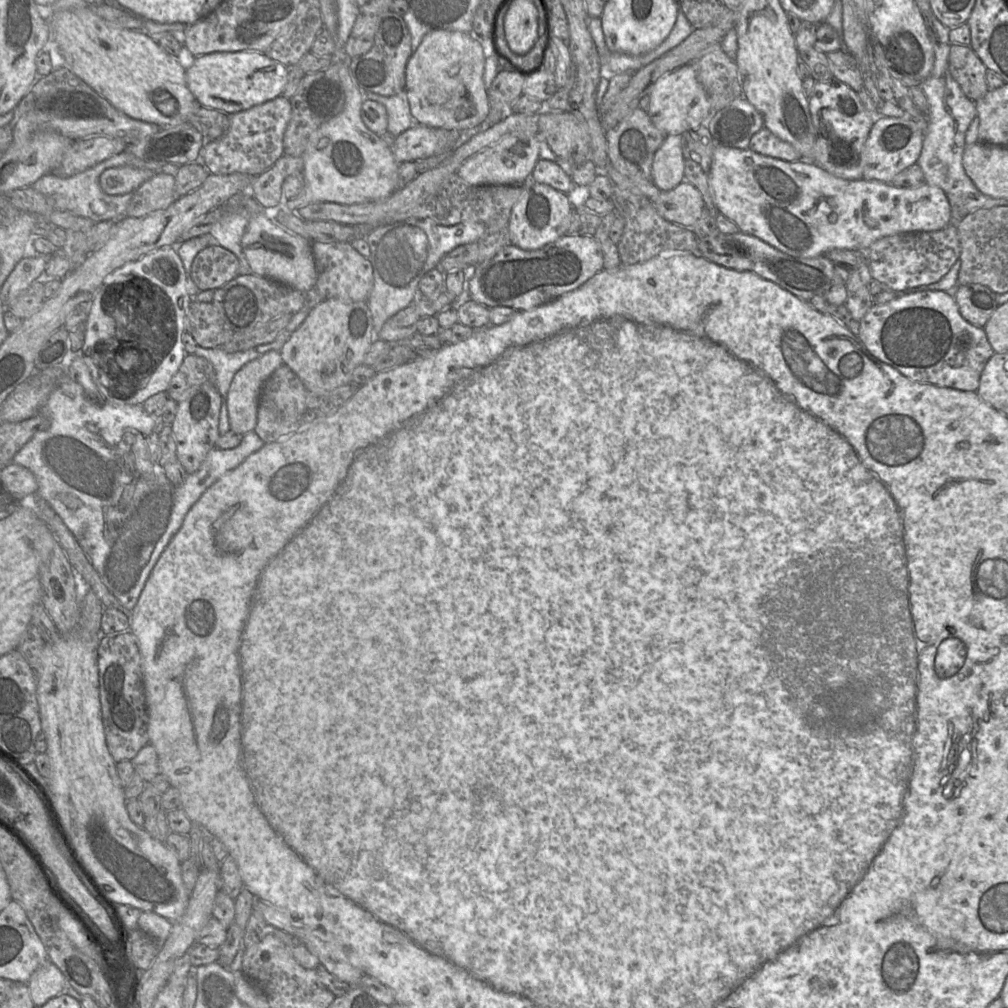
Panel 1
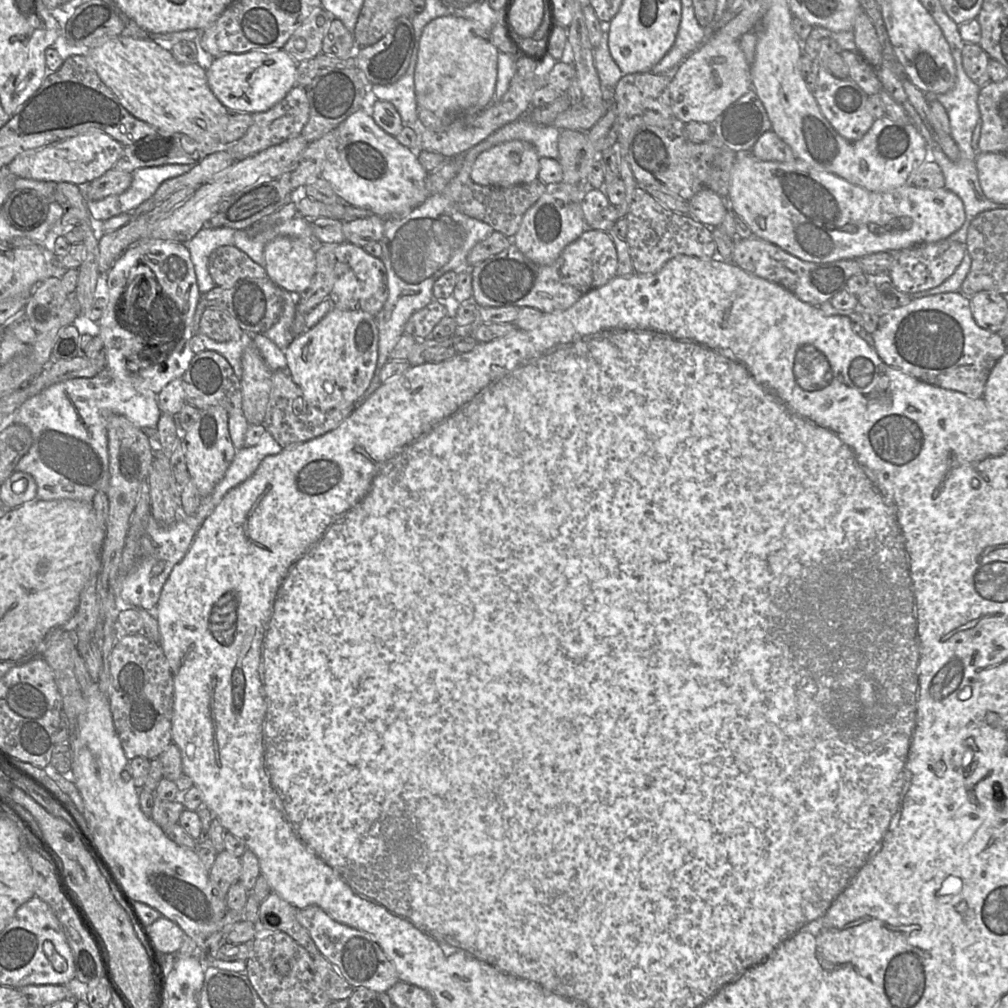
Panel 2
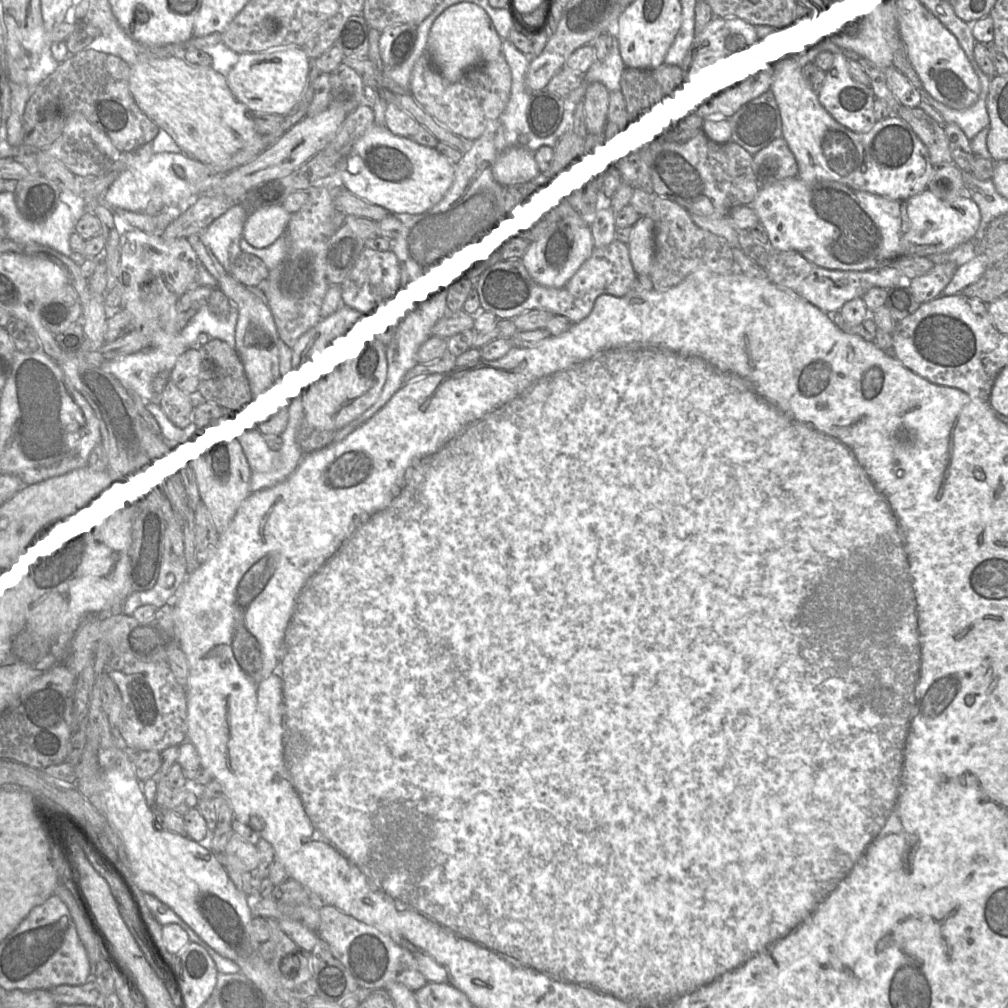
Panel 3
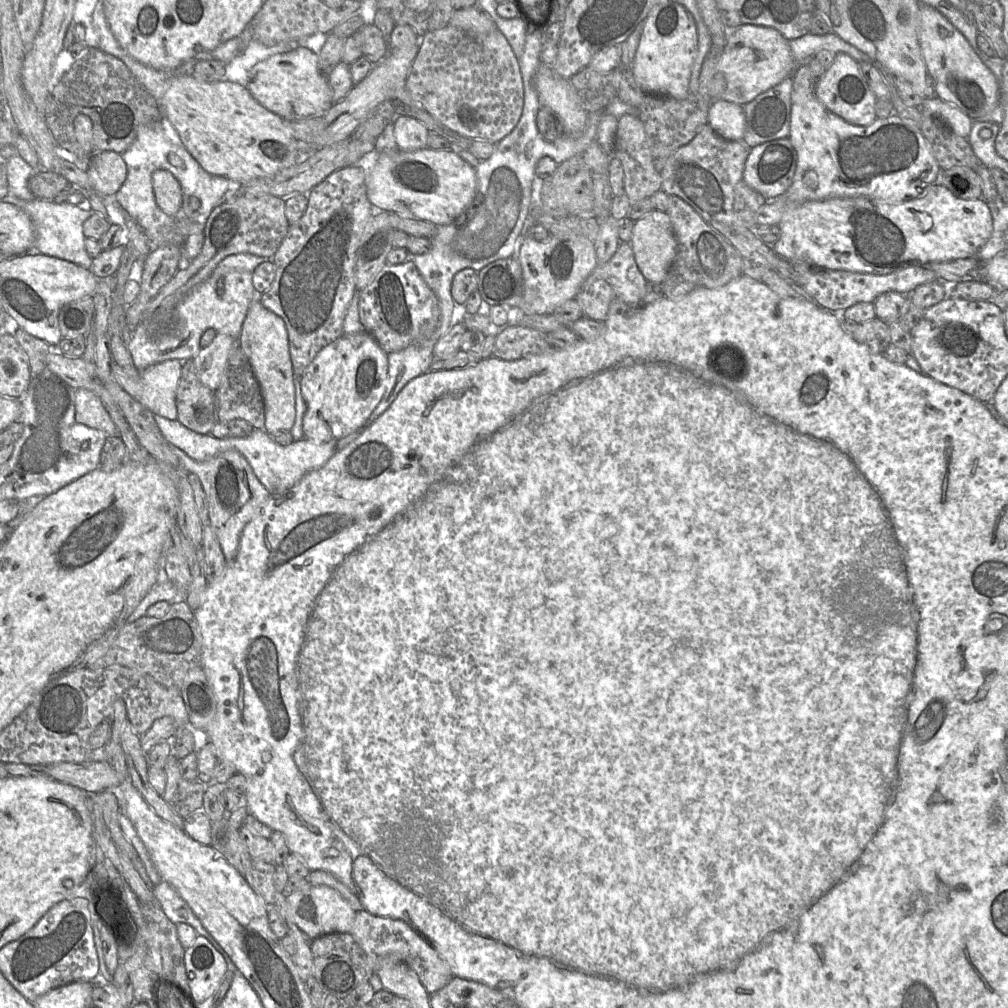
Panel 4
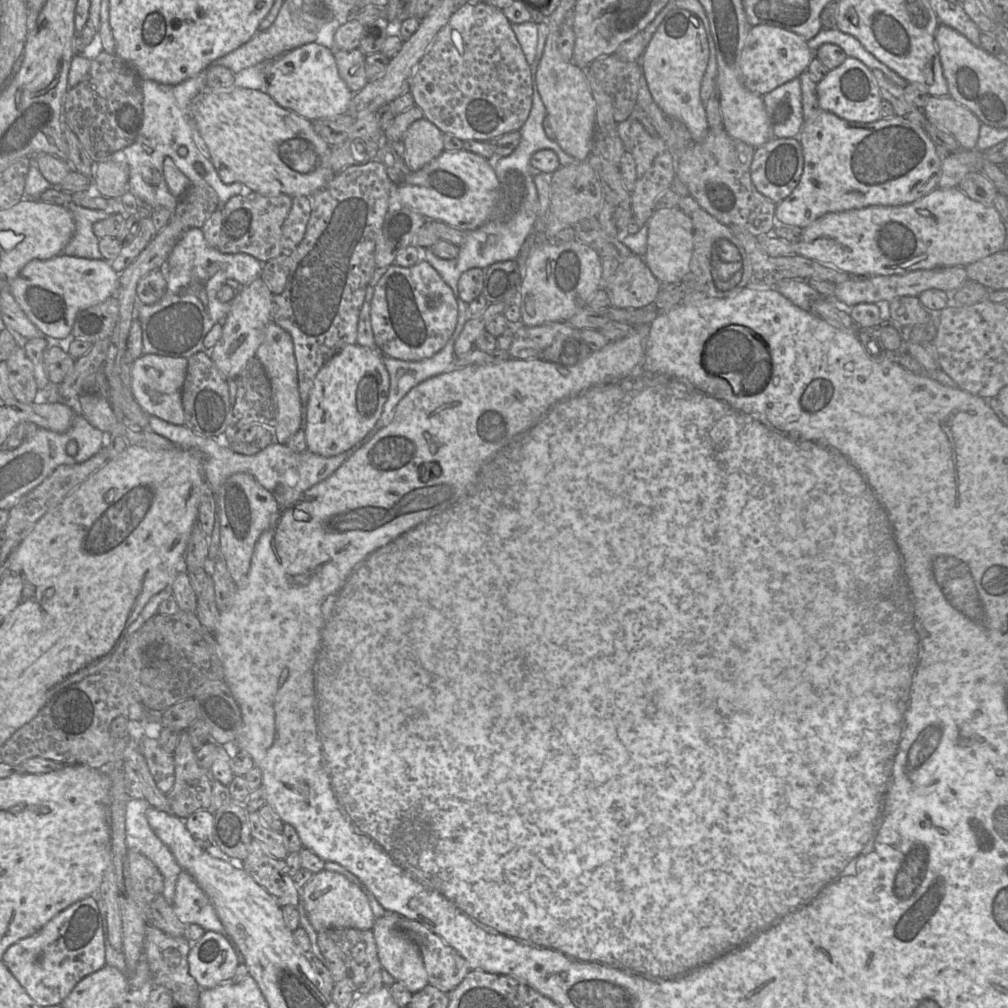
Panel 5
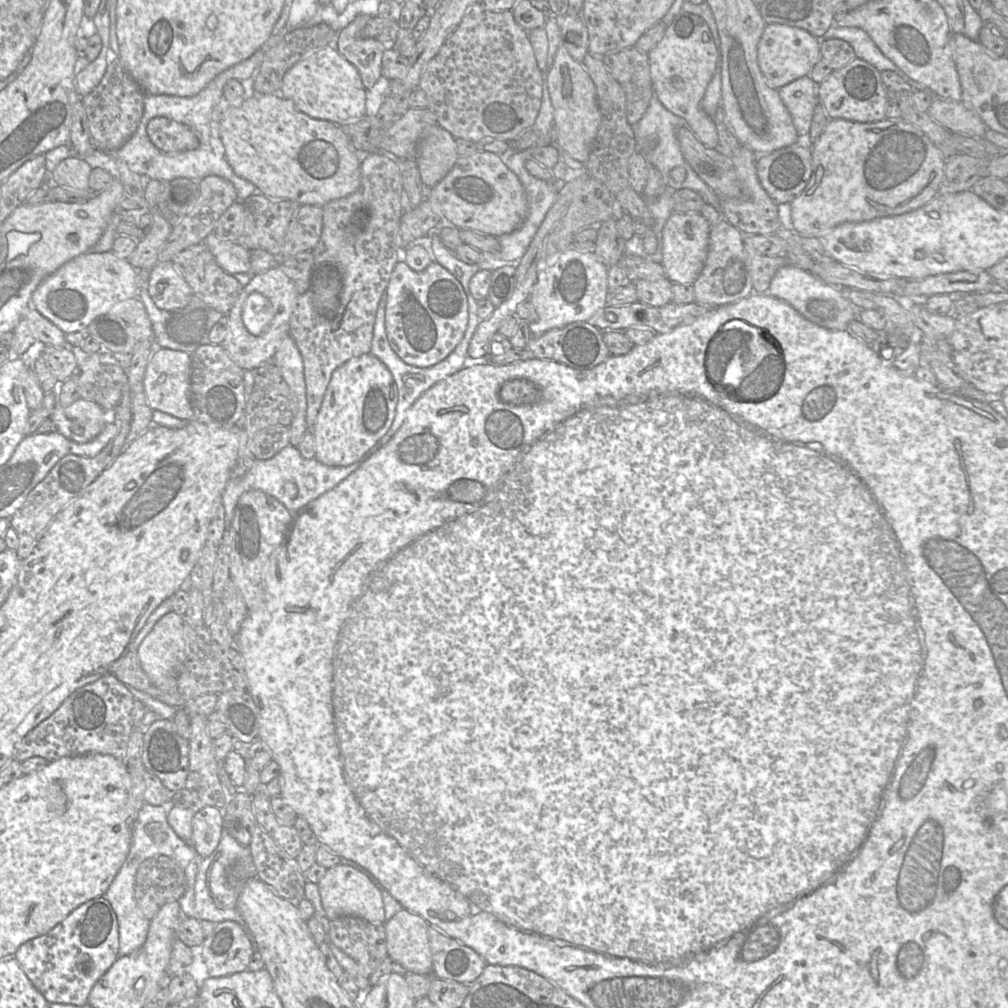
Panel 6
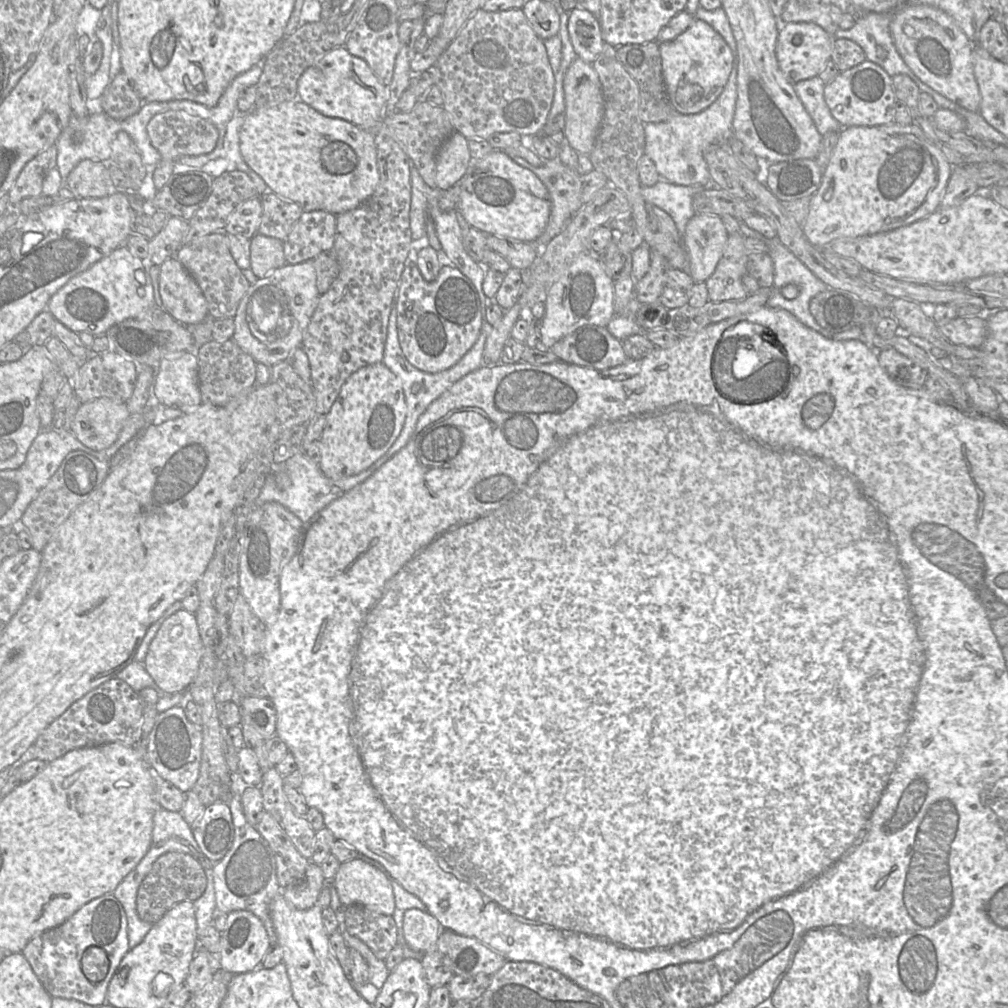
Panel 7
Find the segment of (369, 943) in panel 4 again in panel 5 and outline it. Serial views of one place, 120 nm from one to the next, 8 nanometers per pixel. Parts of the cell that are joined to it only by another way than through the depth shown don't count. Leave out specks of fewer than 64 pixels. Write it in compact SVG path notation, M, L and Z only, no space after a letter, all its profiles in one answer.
M403 917L399 927L407 932L419 947L428 984L442 992L450 993L470 972L467 961L423 924Z

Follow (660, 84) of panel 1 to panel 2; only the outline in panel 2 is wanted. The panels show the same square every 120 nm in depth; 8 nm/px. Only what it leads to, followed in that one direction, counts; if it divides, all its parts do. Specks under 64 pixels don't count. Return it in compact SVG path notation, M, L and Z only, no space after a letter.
M738 41L703 43L678 66L670 83L674 116L682 123L713 123L732 103L752 89L750 65Z

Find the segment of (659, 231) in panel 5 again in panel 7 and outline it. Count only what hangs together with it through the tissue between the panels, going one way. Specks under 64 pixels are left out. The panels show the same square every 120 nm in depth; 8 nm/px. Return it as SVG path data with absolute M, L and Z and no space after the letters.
M696 214L688 221L683 243L689 258L687 272L695 283L705 282L713 274L728 236L719 215Z

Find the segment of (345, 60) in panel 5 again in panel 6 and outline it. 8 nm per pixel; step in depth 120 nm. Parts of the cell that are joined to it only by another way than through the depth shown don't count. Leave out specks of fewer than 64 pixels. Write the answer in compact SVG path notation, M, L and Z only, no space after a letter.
M358 15L339 31L338 52L358 70L366 89L371 89L382 77L383 45L376 38L364 38L361 31L371 16Z

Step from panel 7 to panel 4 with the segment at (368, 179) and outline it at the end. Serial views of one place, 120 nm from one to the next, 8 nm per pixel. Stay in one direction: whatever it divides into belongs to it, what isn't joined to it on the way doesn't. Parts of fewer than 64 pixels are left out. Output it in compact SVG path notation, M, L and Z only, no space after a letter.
M172 75L159 100L162 117L167 119L179 134L183 146L212 175L246 183L254 179L273 176L283 169L305 162L318 147L293 137L289 121L262 106L238 83L228 80L207 83L193 76Z

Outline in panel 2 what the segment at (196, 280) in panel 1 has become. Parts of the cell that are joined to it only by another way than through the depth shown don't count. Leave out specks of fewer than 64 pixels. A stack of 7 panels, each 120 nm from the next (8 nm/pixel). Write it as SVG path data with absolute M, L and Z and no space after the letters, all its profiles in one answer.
M233 245L221 246L210 254L208 271L221 288L231 288L245 279L267 277L263 267Z

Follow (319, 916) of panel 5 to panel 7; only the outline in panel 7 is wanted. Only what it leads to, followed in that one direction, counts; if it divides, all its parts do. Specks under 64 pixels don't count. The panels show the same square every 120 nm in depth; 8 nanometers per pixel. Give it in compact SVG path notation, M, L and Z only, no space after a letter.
M363 855L360 858L341 863L335 877L328 884L337 892L342 908L360 905L380 914L392 915L395 910L395 897L391 877L376 861Z

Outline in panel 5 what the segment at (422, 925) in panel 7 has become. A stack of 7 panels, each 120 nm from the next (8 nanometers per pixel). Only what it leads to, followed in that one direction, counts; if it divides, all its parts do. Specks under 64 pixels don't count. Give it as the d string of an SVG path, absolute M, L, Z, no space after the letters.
M387 912L386 915L375 920L372 931L382 969L389 972L395 981L402 983L414 994L428 984L428 976L419 947L409 934L399 927L401 918L403 916L399 914Z

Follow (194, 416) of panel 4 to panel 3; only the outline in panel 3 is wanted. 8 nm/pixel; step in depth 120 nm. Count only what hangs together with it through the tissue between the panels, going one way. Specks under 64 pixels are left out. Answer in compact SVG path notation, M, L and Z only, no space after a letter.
M171 381L161 395L160 406L168 419L179 429L185 431L193 423L195 405L191 397Z

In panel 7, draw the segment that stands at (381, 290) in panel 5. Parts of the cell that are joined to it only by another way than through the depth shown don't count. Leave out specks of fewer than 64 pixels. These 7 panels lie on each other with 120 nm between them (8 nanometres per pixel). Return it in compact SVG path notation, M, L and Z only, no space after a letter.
M407 258L396 294L395 308L398 339L406 359L421 371L437 373L454 366L475 344L483 328L485 301L472 281L456 267L442 266L437 278L428 282L416 263Z

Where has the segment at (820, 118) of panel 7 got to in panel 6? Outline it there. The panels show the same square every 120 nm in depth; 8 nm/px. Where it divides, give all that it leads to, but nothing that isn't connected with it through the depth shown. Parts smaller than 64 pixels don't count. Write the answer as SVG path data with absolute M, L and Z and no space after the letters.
M809 76L799 78L778 89L799 136L798 144L808 144L815 106L819 103L818 85Z

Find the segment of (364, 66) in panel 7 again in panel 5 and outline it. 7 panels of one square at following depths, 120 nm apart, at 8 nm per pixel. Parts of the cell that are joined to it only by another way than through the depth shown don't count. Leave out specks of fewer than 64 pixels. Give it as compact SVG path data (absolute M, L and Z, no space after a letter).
M312 42L287 51L275 59L261 62L265 63L264 92L279 106L310 121L347 114L354 93L339 75L334 52L331 48Z

